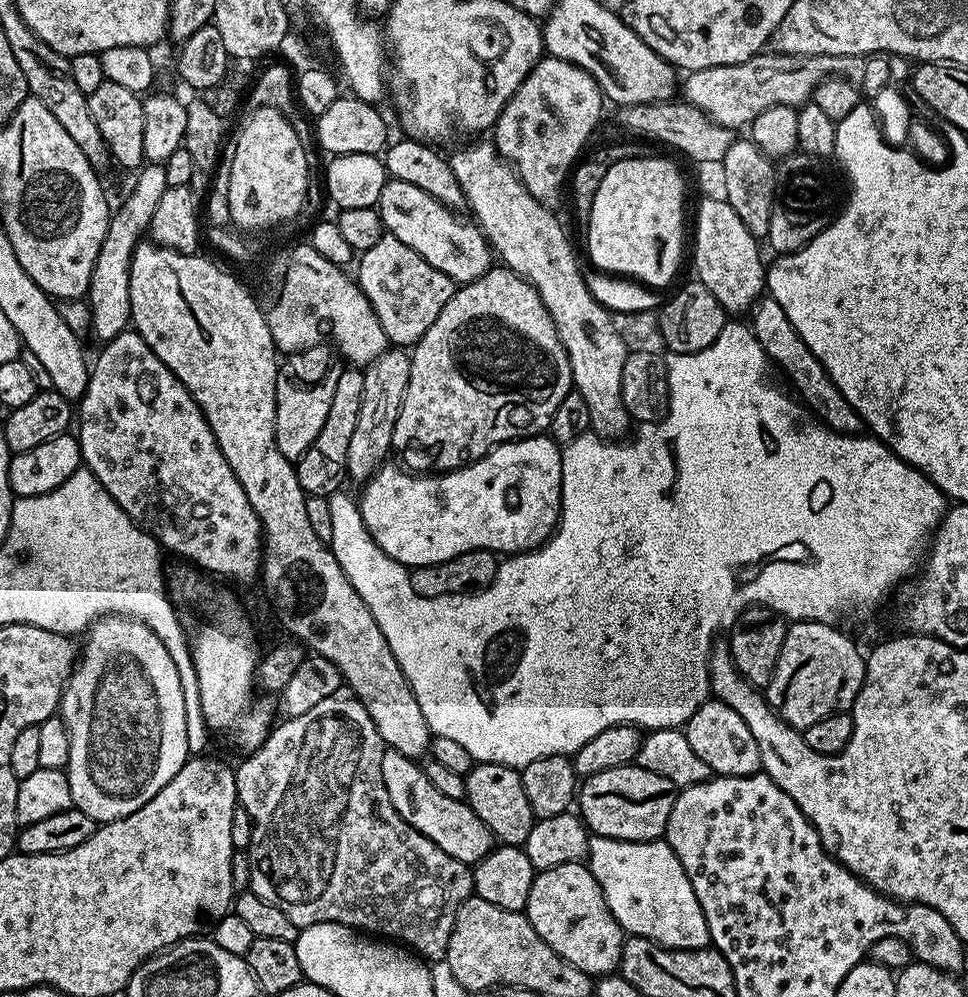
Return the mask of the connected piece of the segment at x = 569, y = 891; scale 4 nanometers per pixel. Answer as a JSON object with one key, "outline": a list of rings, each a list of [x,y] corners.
{"outline":[[[587,863],[563,864],[537,871],[530,886],[526,915],[536,933],[578,970],[599,978],[619,969],[626,933],[614,918],[598,886],[596,873],[589,870]]]}

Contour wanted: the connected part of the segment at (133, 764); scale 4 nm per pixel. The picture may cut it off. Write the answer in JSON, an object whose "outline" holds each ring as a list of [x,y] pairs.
{"outline":[[[101,616],[90,625],[84,638],[78,663],[73,668],[71,676],[68,677],[67,684],[64,685],[58,709],[58,715],[64,721],[68,731],[70,758],[66,771],[70,782],[70,794],[73,805],[81,812],[85,812],[90,819],[97,822],[121,820],[134,814],[134,810],[146,806],[146,802],[150,802],[150,798],[154,798],[154,794],[158,794],[158,790],[162,790],[162,786],[166,786],[166,782],[170,782],[170,778],[174,778],[174,774],[178,774],[178,770],[182,770],[184,763],[190,759],[190,751],[188,752],[188,704],[184,701],[184,684],[180,681],[179,672],[181,669],[167,652],[166,646],[162,642],[158,642],[158,634],[154,634],[154,630],[150,630],[142,622],[129,616]]]}

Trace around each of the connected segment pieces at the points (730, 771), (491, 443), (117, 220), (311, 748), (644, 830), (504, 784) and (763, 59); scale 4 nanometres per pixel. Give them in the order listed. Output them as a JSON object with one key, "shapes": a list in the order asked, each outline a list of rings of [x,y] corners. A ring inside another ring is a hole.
{"shapes":[[[[715,698],[705,700],[703,706],[683,725],[684,737],[690,742],[690,750],[710,766],[713,774],[718,776],[753,776],[761,771],[758,742],[750,734],[750,726],[730,706]]],[[[493,266],[477,280],[459,285],[453,291],[450,302],[446,302],[446,306],[442,306],[442,314],[438,314],[434,326],[430,326],[430,330],[426,330],[426,334],[422,334],[422,338],[411,349],[410,382],[406,386],[406,394],[402,402],[402,410],[398,414],[398,422],[394,422],[392,446],[396,450],[417,448],[420,451],[422,463],[433,464],[436,467],[433,469],[439,470],[441,473],[452,472],[456,468],[464,468],[476,460],[481,460],[491,448],[497,448],[500,444],[547,433],[554,410],[558,410],[558,402],[562,402],[562,398],[566,398],[566,394],[573,391],[573,388],[570,358],[558,338],[558,330],[554,326],[542,298],[536,293],[534,286],[516,272],[503,266]]],[[[145,163],[135,173],[136,185],[128,192],[124,205],[111,213],[106,230],[106,238],[102,238],[102,250],[98,250],[98,258],[94,258],[94,270],[90,274],[87,302],[92,308],[92,332],[100,339],[107,342],[124,329],[129,327],[132,319],[130,310],[130,266],[134,258],[134,250],[142,242],[140,236],[149,231],[154,218],[154,210],[166,194],[166,170],[163,164]]],[[[347,687],[341,688],[334,694],[330,694],[330,698],[325,698],[324,701],[318,702],[318,706],[313,706],[311,710],[306,710],[306,714],[301,716],[293,716],[283,721],[285,724],[277,723],[269,732],[267,738],[264,739],[264,744],[261,748],[255,749],[240,765],[235,765],[234,771],[236,774],[236,798],[239,807],[245,808],[252,819],[252,843],[248,845],[246,851],[248,860],[252,863],[252,882],[250,891],[258,894],[258,898],[262,898],[266,902],[270,902],[270,906],[278,906],[278,910],[282,910],[282,914],[286,914],[286,918],[290,918],[290,922],[296,924],[297,929],[305,928],[311,924],[318,922],[338,922],[345,924],[348,928],[357,929],[365,934],[371,934],[376,938],[387,938],[392,942],[399,942],[401,945],[407,946],[413,953],[419,954],[425,961],[435,962],[443,960],[447,957],[448,947],[450,946],[450,934],[454,930],[454,918],[458,914],[458,910],[462,906],[462,902],[466,902],[469,896],[473,895],[472,890],[472,868],[467,864],[458,862],[458,858],[450,858],[450,854],[446,854],[446,850],[442,850],[438,846],[434,846],[434,842],[430,842],[430,838],[423,836],[418,830],[414,830],[414,826],[410,826],[398,814],[398,810],[394,810],[394,802],[390,802],[390,794],[386,794],[386,782],[382,782],[382,754],[386,747],[383,738],[378,734],[378,730],[374,726],[374,722],[370,718],[370,714],[366,710],[366,706],[362,706],[360,699],[353,694]]],[[[633,762],[583,777],[578,788],[578,812],[587,831],[597,836],[630,842],[659,840],[668,825],[677,791],[670,778],[662,778],[662,774],[654,774]]],[[[473,763],[471,770],[464,777],[466,794],[464,800],[486,822],[493,837],[500,844],[522,846],[530,834],[534,817],[530,810],[530,801],[526,799],[526,790],[522,790],[522,778],[517,769],[501,764]]],[[[785,52],[768,55],[761,54],[734,66],[710,66],[706,70],[687,73],[688,81],[685,84],[683,81],[682,84],[683,99],[706,113],[715,124],[739,130],[743,124],[744,127],[751,125],[752,120],[758,118],[762,110],[770,110],[770,106],[790,106],[799,109],[800,105],[809,103],[815,97],[816,87],[825,78],[835,77],[842,64],[839,56],[788,56]]]]}

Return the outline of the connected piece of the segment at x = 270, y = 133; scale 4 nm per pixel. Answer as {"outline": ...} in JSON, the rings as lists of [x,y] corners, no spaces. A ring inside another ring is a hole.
{"outline":[[[256,108],[253,116],[244,124],[240,137],[236,140],[236,149],[232,152],[232,165],[227,165],[230,176],[229,217],[237,227],[256,234],[259,228],[272,228],[275,224],[284,224],[292,220],[304,208],[304,199],[308,196],[308,151],[298,138],[294,126],[278,110]]]}

